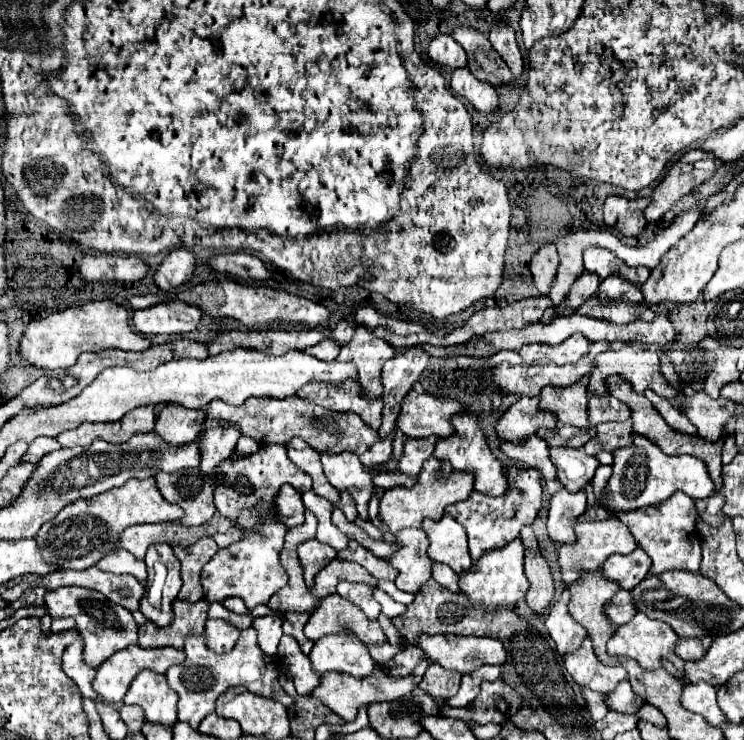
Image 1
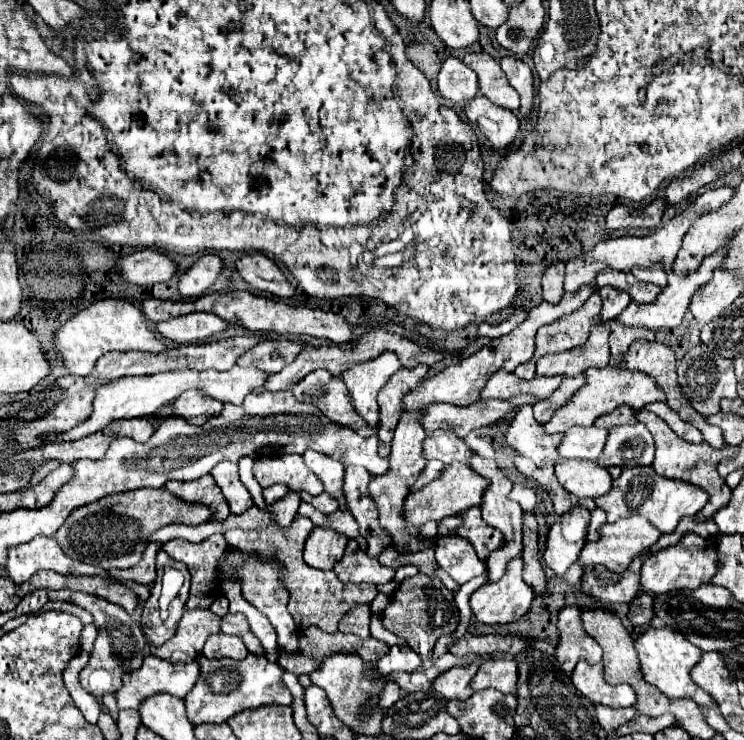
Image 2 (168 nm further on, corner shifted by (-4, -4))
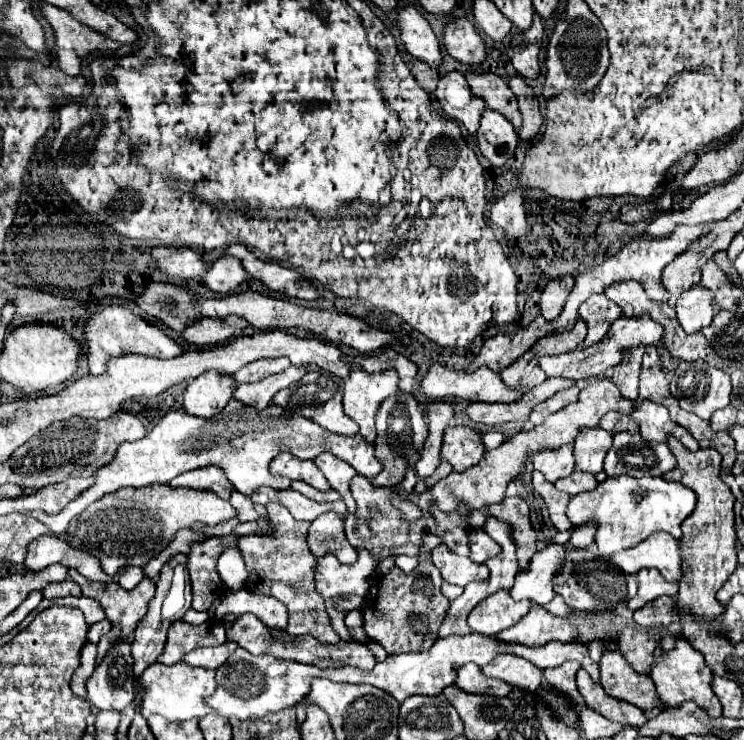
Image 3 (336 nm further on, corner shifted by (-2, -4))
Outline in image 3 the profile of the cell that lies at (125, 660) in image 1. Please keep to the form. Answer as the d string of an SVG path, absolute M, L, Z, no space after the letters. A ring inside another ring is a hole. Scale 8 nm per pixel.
M184 661L168 667L162 663L154 663L150 665L150 669L146 669L142 673L142 677L138 677L138 687L142 689L142 697L136 699L136 707L138 711L148 717L152 713L160 713L164 715L168 721L184 721L184 719L202 719L206 713L210 713L210 707L206 707L204 697L212 695L216 689L214 683L214 671L210 669L194 669L190 665L186 665Z

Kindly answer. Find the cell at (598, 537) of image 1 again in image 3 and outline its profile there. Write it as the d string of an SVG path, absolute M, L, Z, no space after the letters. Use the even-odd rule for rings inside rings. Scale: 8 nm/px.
M654 533L650 537L646 537L646 541L640 541L638 545L622 551L622 553L614 553L614 557L610 557L610 563L618 565L624 573L638 573L644 567L654 567L660 569L660 573L672 581L680 581L682 573L680 573L680 563L682 563L682 555L678 549L678 541L674 537L670 537L668 533Z

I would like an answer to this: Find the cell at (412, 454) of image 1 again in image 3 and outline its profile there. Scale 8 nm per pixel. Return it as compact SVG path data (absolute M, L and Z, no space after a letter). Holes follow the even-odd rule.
M456 425L444 429L440 459L448 461L454 471L466 471L468 467L476 465L484 455L484 447L480 441L480 433L472 427Z

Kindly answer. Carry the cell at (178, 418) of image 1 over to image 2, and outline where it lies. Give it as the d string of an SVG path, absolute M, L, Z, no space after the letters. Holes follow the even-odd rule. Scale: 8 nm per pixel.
M188 391L174 401L174 415L188 417L188 421L198 425L200 421L206 421L208 417L214 417L216 413L220 413L222 407L224 403L204 395L202 391Z

